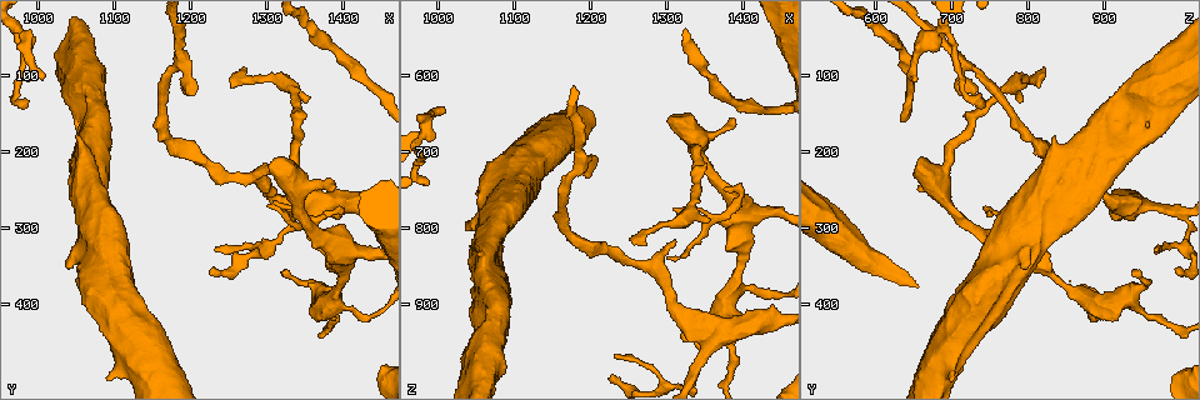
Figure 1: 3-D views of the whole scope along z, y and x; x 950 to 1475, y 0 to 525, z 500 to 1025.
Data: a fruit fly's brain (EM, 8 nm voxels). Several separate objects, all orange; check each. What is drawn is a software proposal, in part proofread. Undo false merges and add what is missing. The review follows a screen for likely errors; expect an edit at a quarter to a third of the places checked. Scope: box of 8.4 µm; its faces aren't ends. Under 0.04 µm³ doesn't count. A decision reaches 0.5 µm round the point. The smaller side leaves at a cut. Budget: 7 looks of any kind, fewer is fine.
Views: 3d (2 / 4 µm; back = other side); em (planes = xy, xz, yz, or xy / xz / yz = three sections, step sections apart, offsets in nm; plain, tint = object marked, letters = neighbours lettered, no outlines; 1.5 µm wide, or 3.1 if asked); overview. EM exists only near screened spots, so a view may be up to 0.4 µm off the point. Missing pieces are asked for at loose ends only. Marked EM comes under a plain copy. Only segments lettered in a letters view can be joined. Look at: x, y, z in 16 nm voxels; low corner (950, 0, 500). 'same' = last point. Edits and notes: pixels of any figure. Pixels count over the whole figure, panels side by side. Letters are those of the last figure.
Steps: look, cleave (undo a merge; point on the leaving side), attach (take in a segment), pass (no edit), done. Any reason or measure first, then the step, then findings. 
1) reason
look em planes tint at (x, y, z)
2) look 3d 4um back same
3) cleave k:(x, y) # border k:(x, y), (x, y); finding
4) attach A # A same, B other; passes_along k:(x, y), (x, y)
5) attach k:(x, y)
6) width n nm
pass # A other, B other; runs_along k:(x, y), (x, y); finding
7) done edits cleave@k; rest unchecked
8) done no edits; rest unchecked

free end
look em planes letters at (1300, 270, 835)

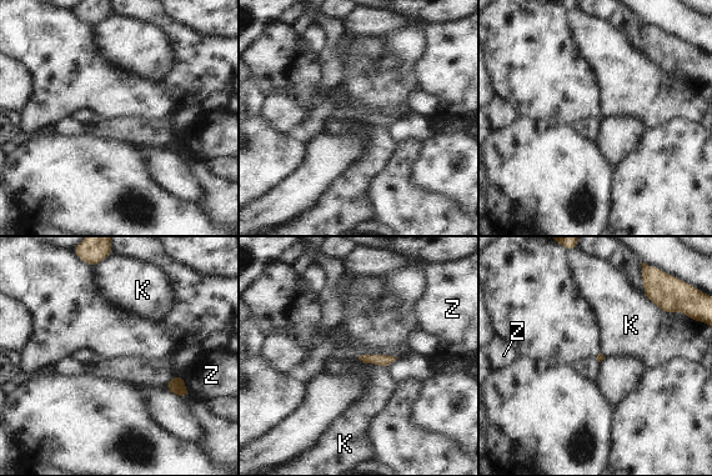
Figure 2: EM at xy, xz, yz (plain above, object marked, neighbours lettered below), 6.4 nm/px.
pass # K other, Z other; border 2:(357, 359), (387, 369); no lettered segment goes on from it

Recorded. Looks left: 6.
an open end
look em xz step 4 tint at (1385, 250, 655)

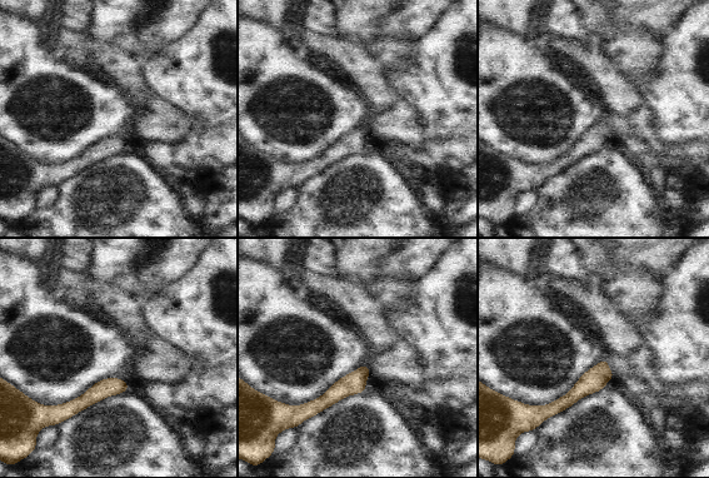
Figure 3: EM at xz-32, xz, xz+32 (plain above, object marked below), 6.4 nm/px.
cut it another way
look em planes letters same

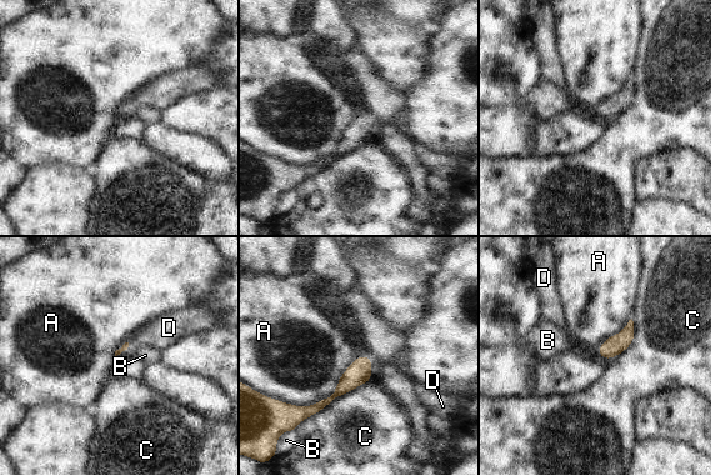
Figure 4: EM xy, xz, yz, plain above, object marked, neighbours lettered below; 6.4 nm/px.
attach D # A other, B other, C other, D same; passes_along 4:(359, 371), (370, 363), (399, 360); it goes on there

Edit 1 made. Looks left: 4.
look overview

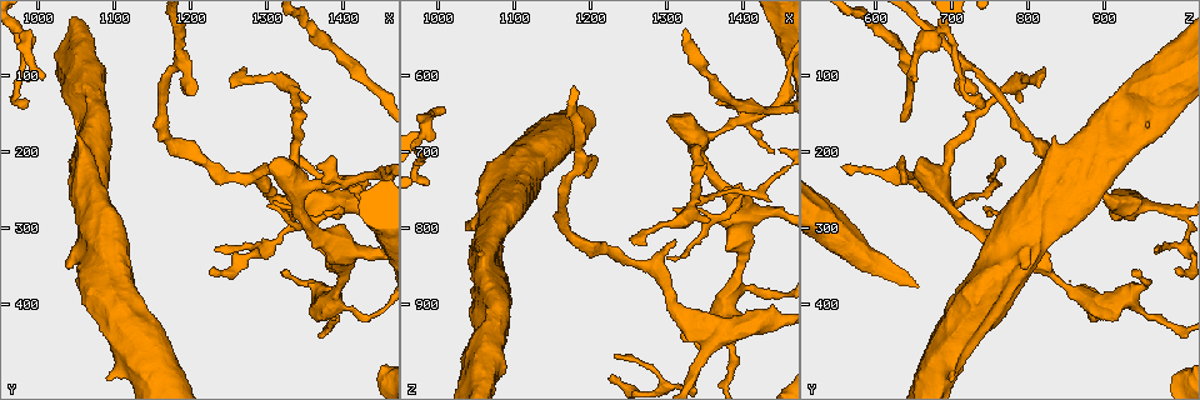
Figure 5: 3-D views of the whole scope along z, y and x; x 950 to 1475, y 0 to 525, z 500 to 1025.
stops while still wide
look 3d 4um at (1040, 355, 800)

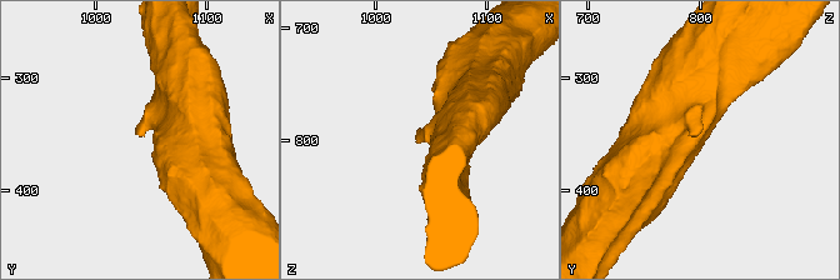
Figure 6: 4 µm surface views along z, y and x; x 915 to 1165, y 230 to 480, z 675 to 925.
need the tissue
look em xy step 4 tint at (1040, 354, 798)

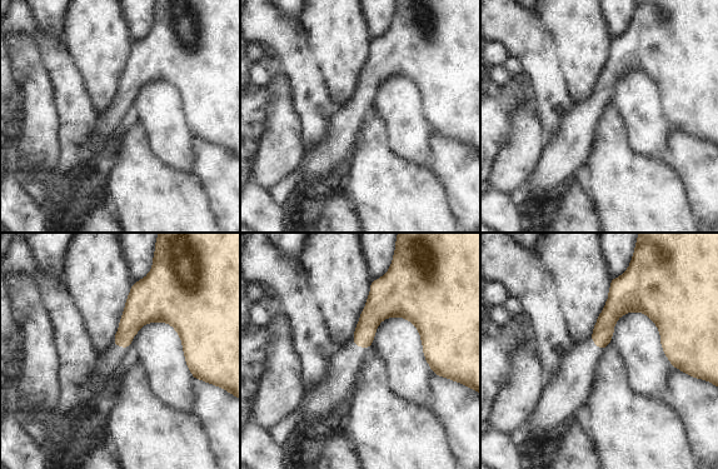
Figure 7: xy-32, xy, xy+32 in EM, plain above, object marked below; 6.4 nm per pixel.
cut it another way
look em planes letters same

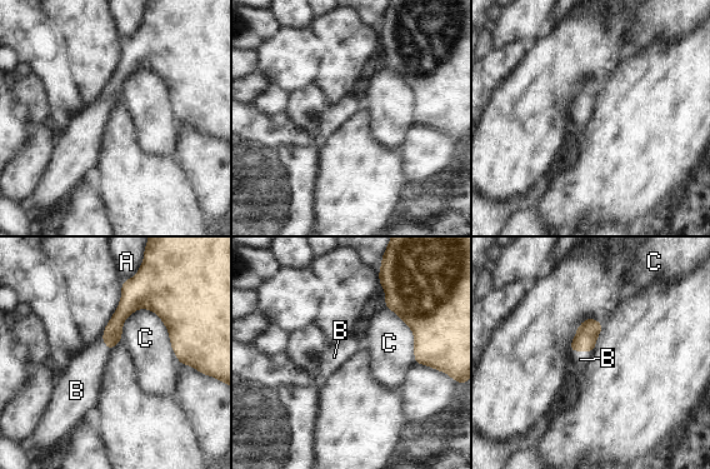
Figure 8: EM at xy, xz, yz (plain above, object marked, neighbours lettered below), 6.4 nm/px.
attach B # A other, B same, C other; the neuron continues

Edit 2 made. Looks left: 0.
done edits attach@4, attach@8; rest unchecked

